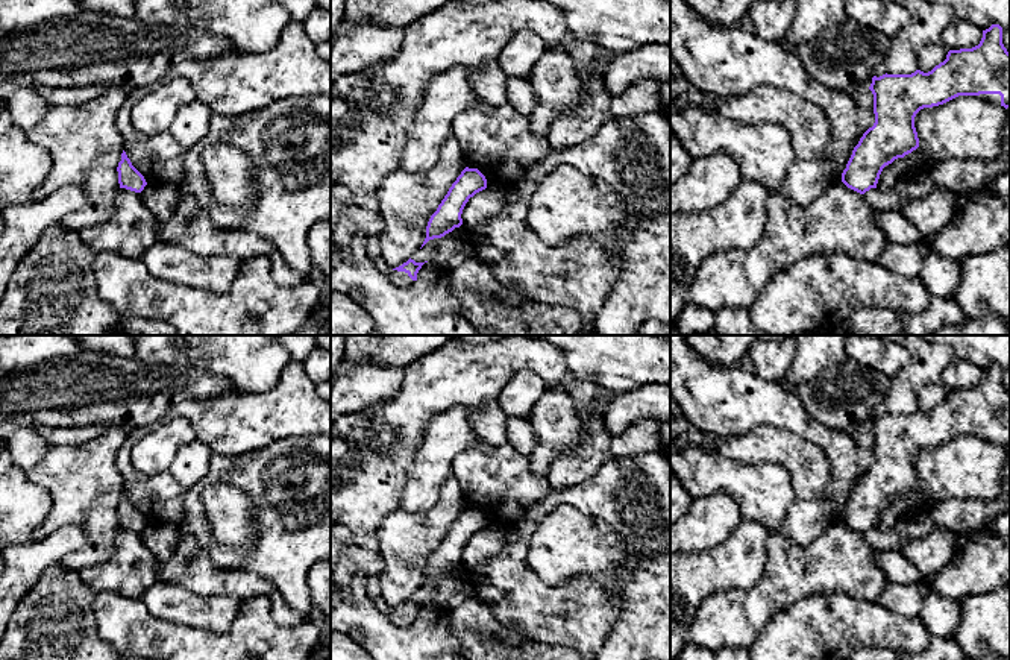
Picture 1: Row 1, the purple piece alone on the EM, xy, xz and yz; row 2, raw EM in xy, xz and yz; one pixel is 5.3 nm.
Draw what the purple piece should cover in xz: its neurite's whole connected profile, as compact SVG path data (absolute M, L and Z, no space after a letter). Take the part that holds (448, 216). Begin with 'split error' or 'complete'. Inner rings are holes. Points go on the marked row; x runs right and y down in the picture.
complete; M466 167L449 188L447 194L431 215L422 247L434 238L441 238L463 225L463 209L470 197L487 188L487 179L478 168Z

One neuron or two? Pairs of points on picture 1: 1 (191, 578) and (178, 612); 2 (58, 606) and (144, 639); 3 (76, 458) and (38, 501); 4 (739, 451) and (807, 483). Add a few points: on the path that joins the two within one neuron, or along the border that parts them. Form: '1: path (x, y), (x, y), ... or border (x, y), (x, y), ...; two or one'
1: border (158, 580), (181, 584), (197, 595), (222, 597); two
2: border (94, 594), (93, 613), (97, 633), (111, 644); two
3: border (25, 472), (52, 498), (52, 509), (43, 527); two
4: path (757, 451), (780, 451), (793, 465); one

